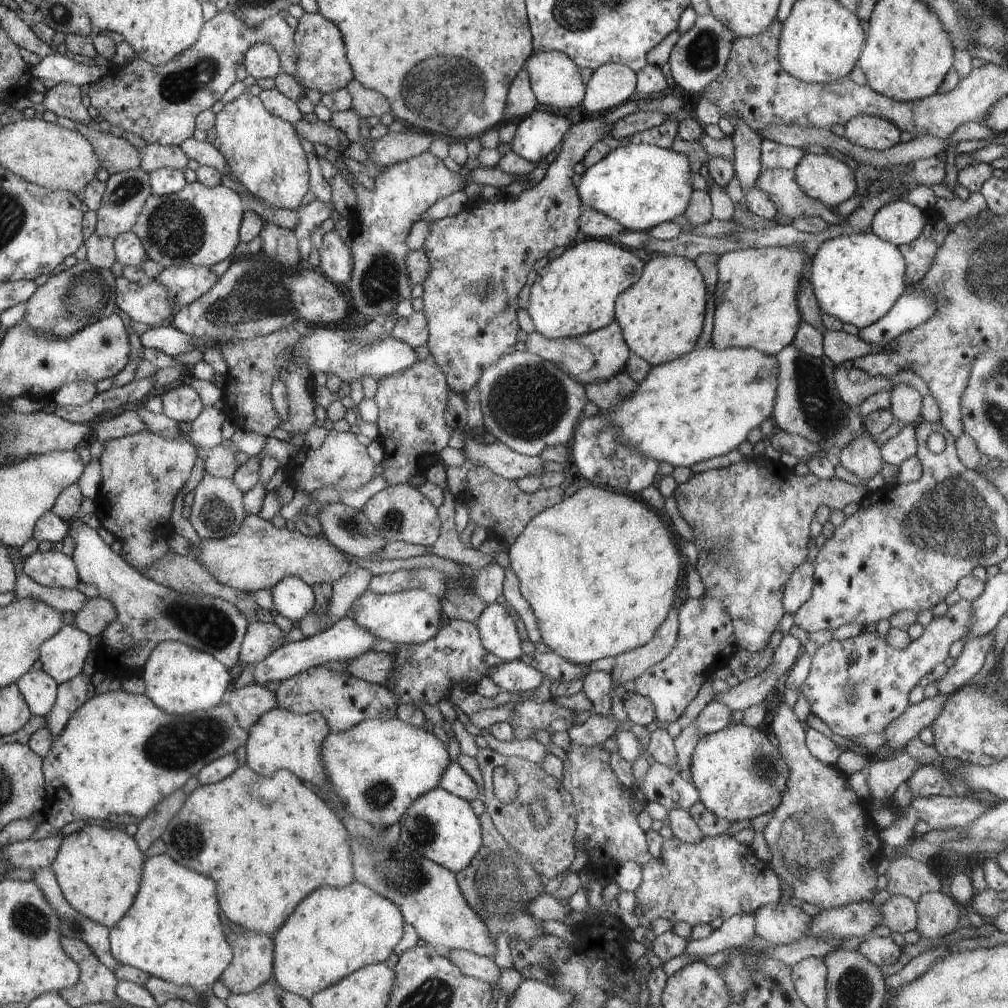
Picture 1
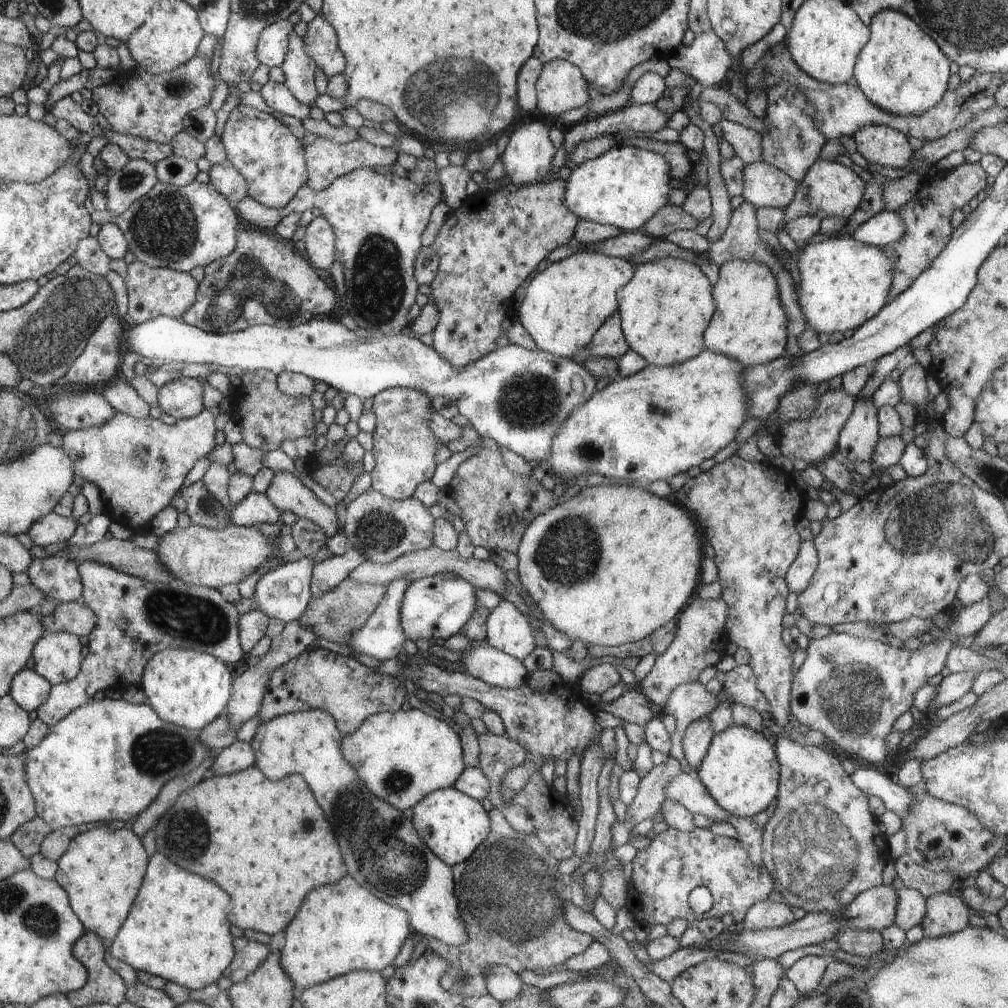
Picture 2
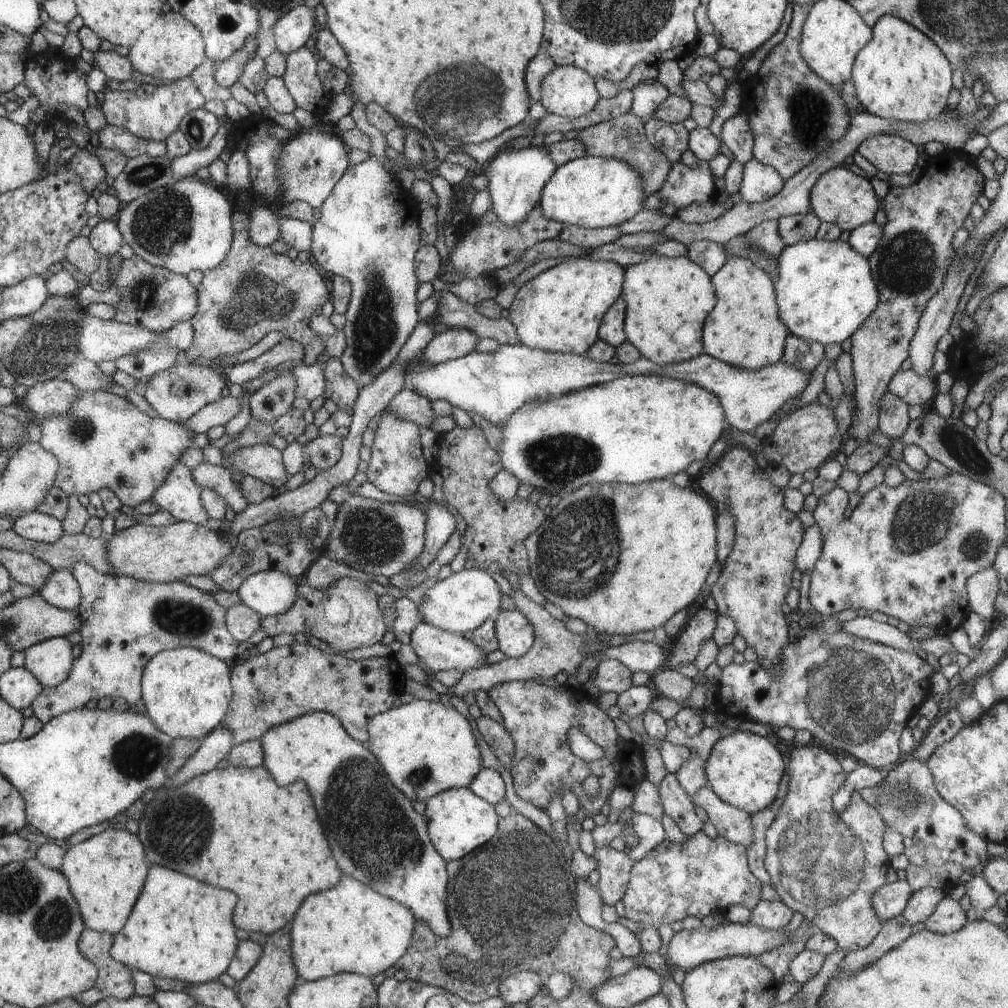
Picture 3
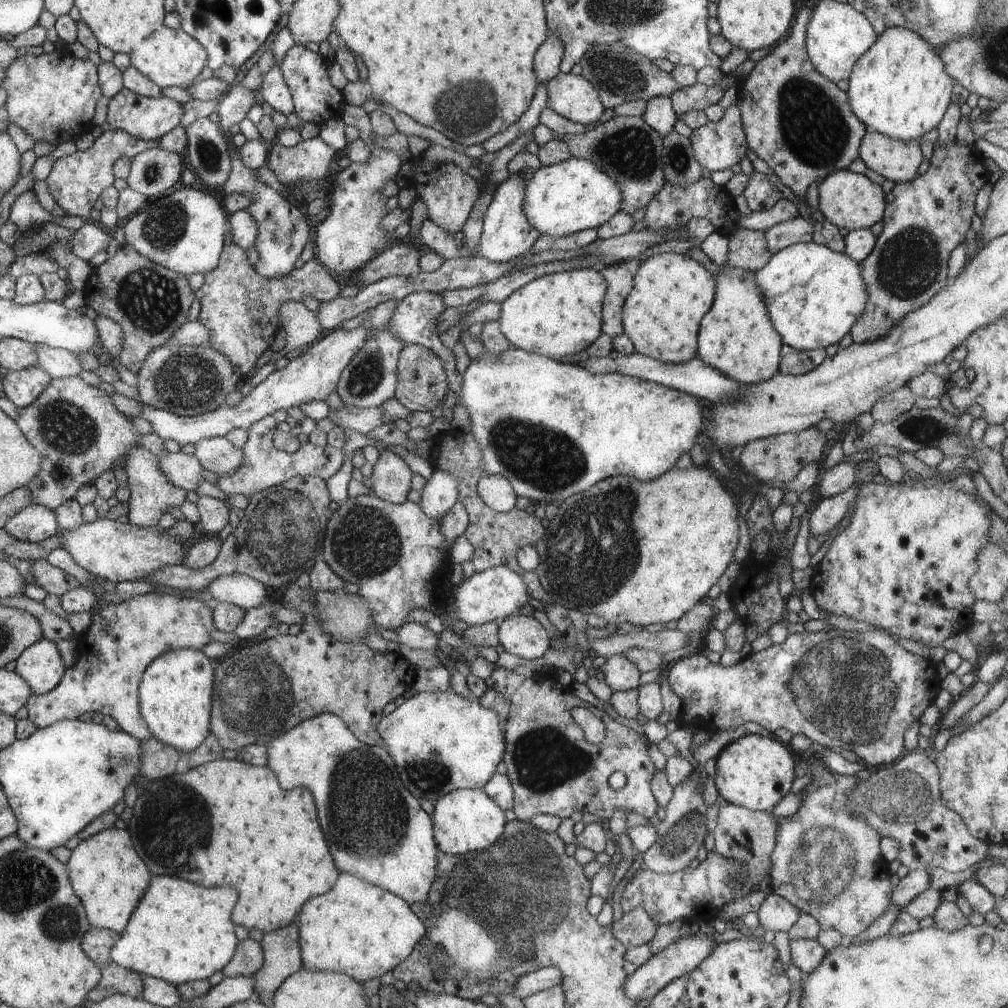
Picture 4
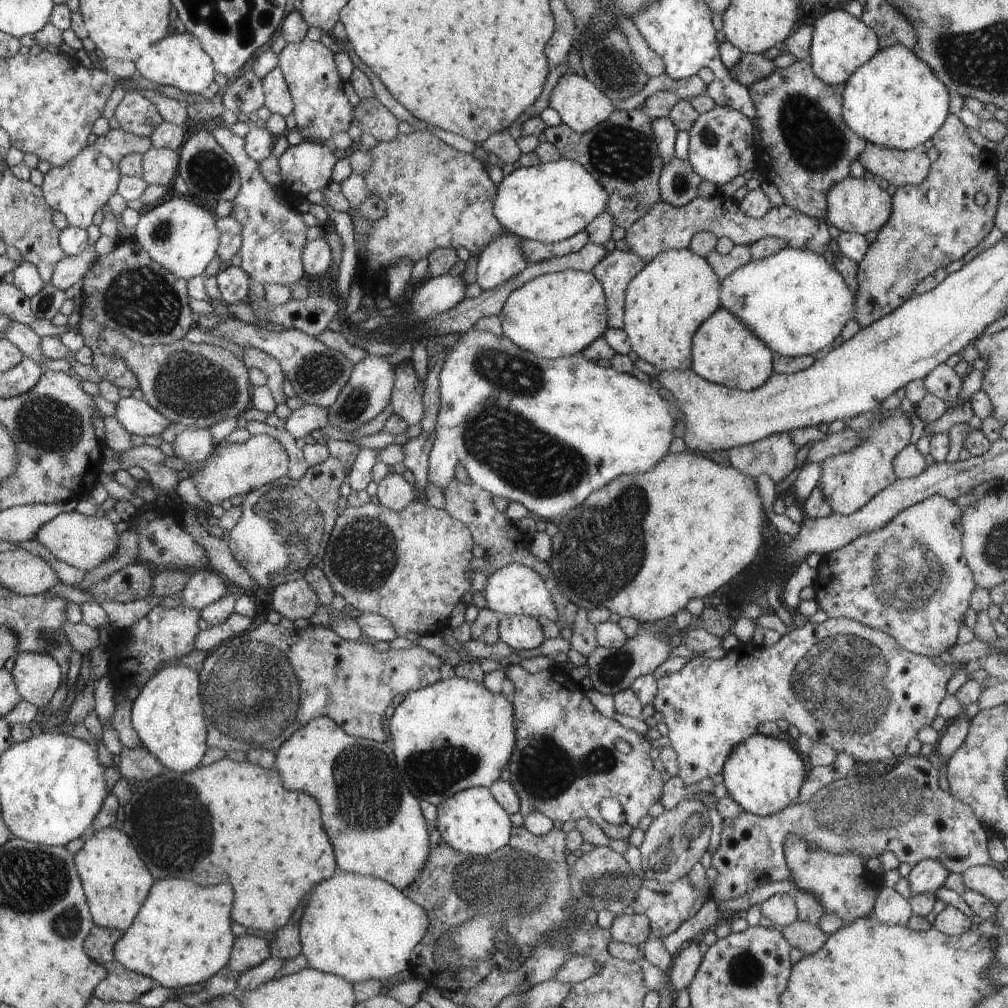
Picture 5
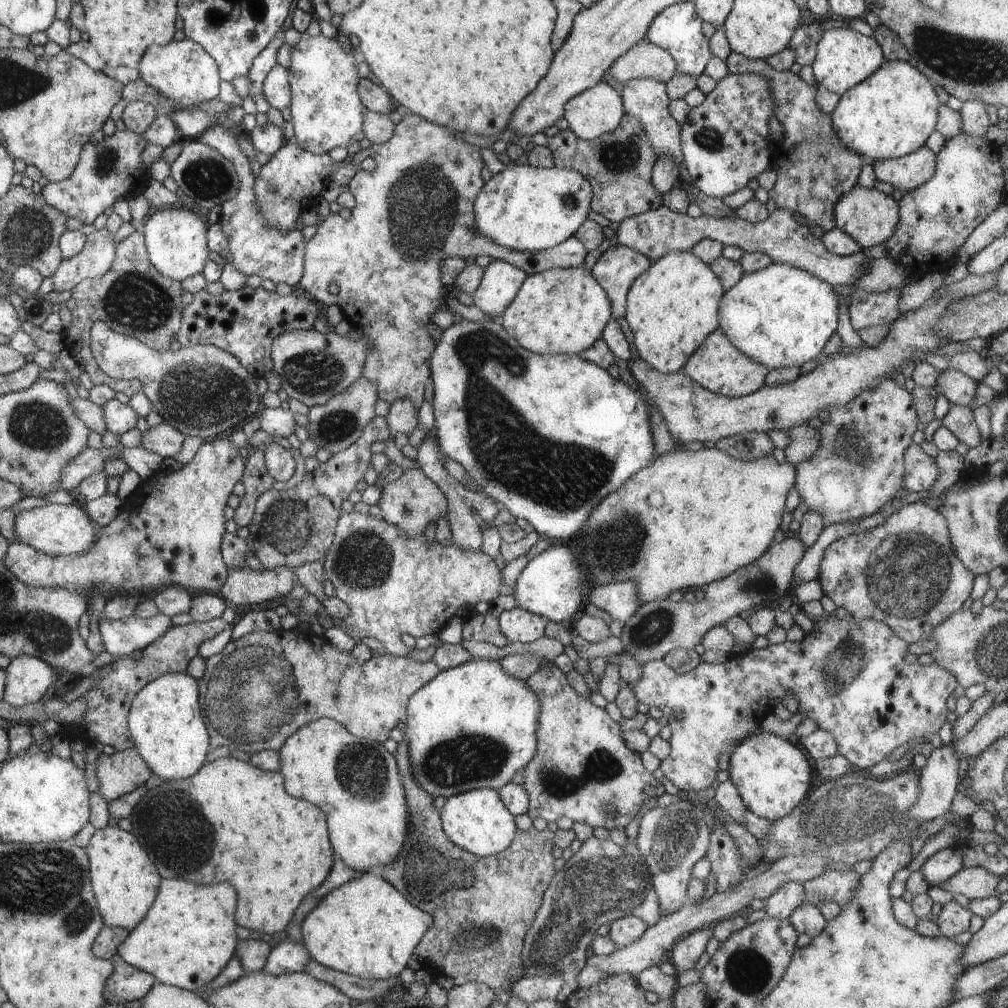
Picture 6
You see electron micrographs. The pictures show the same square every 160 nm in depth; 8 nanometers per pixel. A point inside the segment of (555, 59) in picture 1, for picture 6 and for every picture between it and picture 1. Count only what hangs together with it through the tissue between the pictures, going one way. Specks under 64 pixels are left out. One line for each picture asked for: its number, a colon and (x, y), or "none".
2: (561, 86)
3: (569, 91)
4: (573, 97)
5: (582, 105)
6: (594, 112)

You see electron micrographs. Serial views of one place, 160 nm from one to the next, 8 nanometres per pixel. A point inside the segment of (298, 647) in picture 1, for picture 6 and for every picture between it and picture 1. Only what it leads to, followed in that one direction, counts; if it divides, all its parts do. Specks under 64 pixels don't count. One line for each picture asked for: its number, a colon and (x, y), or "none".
2: (381, 637)
3: (441, 524)
4: (440, 494)
5: (496, 398)
6: (548, 437)

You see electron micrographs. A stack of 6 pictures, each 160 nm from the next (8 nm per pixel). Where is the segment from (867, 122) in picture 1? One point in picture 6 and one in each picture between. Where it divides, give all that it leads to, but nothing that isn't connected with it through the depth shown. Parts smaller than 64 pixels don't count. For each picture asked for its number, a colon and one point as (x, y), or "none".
2: (880, 144)
3: (891, 154)
4: (898, 161)
5: (904, 168)
6: (907, 172)

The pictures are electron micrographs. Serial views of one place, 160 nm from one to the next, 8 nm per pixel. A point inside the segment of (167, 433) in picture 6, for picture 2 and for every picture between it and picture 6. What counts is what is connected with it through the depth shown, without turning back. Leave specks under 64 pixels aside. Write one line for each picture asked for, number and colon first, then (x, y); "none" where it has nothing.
2: (287, 492)
3: (265, 462)
4: (218, 455)
5: (191, 444)

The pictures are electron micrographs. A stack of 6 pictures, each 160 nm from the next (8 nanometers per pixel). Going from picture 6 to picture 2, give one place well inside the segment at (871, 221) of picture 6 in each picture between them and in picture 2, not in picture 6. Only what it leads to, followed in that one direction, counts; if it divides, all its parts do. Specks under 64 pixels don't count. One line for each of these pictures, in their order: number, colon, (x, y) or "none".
2: (829, 189)
3: (839, 196)
4: (849, 200)
5: (858, 205)

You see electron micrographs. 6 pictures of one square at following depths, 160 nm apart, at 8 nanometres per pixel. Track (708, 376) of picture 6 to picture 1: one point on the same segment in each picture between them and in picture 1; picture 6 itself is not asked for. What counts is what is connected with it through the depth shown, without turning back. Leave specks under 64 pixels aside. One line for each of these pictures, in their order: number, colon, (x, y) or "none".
1: (756, 305)
2: (750, 324)
3: (745, 329)
4: (737, 337)
5: (725, 351)

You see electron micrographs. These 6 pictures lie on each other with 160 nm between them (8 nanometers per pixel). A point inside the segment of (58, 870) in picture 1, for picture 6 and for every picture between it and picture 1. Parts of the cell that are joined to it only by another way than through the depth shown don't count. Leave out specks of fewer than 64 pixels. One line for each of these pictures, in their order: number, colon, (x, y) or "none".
2: (102, 869)
3: (106, 872)
4: (109, 877)
5: (115, 879)
6: (125, 882)

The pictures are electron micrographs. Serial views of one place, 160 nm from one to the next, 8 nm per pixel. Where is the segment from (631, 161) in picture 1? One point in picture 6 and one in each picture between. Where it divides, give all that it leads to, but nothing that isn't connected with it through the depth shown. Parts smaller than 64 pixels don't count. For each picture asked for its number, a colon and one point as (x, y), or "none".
2: (627, 186)
3: (591, 191)
4: (568, 197)
5: (549, 202)
6: (528, 208)

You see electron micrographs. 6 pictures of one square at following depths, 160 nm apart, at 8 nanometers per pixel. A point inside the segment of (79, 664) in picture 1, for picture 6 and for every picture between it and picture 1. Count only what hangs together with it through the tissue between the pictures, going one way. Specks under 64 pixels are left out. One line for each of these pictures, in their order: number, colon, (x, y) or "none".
2: (57, 656)
3: (51, 661)
4: (40, 665)
5: (37, 675)
6: (28, 678)

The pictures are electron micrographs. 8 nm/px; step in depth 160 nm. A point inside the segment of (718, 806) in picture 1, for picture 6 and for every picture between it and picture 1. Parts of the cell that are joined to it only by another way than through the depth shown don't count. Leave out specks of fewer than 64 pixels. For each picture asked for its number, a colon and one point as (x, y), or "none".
2: (740, 770)
3: (742, 768)
4: (754, 772)
5: (763, 775)
6: (772, 776)

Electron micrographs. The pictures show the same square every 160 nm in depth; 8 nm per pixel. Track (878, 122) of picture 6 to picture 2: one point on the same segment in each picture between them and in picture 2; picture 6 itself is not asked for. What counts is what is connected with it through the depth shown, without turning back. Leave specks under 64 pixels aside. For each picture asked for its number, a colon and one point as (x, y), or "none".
2: (902, 70)
3: (901, 74)
4: (899, 87)
5: (895, 99)

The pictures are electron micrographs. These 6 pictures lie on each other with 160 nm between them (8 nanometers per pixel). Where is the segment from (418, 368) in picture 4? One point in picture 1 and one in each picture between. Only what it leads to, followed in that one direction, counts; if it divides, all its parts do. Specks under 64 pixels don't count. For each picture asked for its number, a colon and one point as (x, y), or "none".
1: (479, 258)
2: (487, 247)
3: (455, 342)

